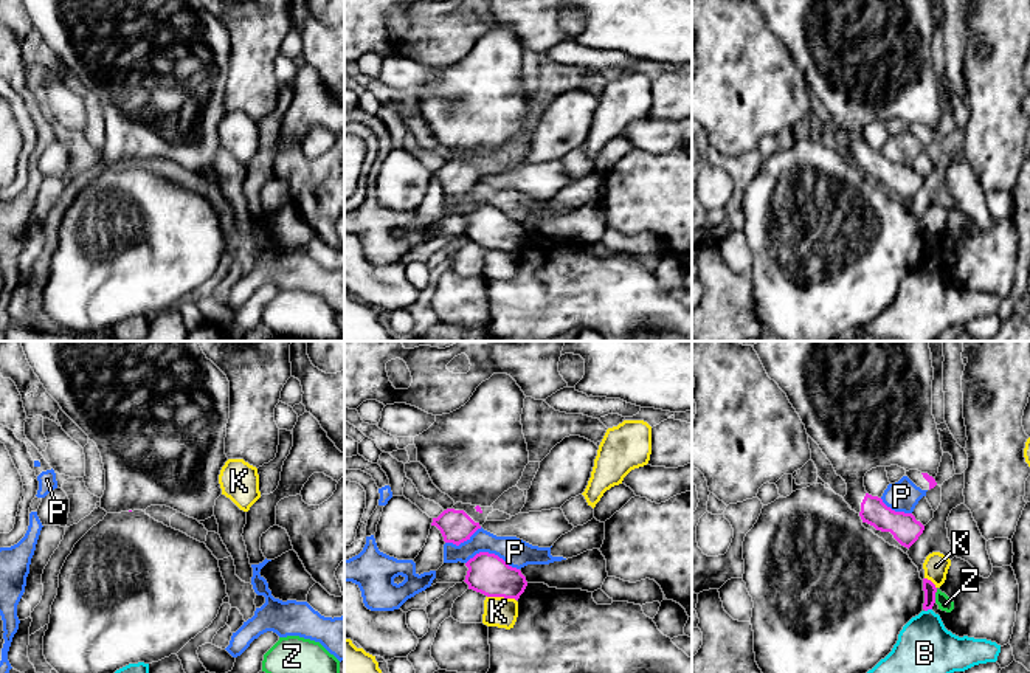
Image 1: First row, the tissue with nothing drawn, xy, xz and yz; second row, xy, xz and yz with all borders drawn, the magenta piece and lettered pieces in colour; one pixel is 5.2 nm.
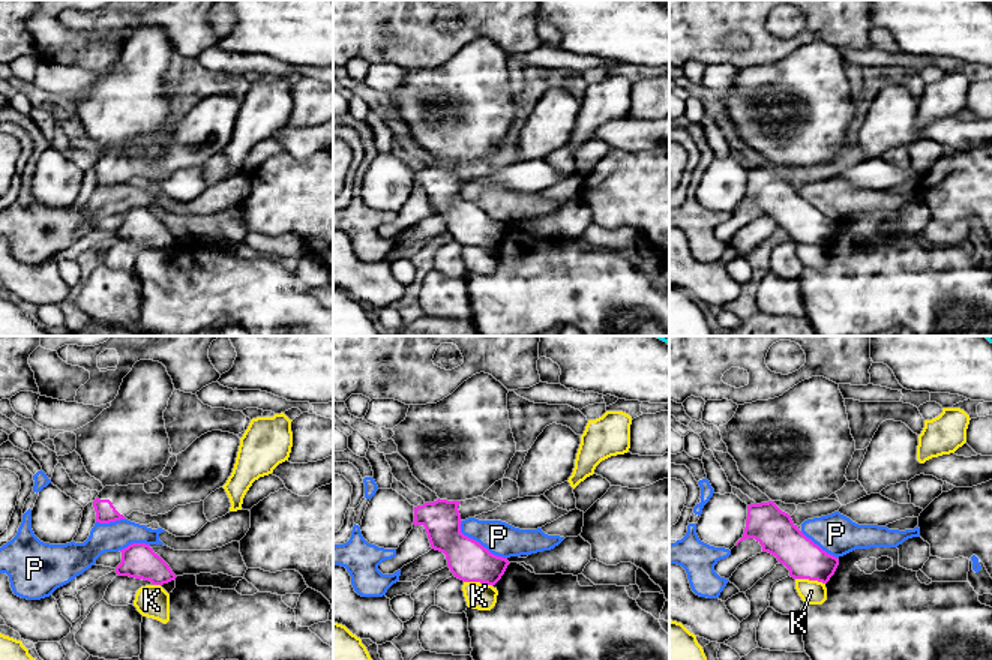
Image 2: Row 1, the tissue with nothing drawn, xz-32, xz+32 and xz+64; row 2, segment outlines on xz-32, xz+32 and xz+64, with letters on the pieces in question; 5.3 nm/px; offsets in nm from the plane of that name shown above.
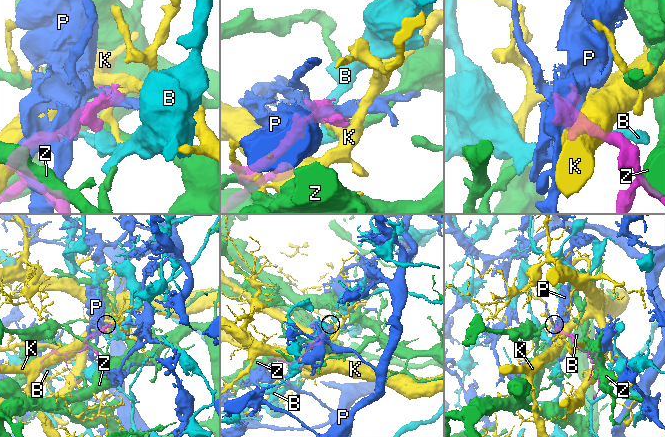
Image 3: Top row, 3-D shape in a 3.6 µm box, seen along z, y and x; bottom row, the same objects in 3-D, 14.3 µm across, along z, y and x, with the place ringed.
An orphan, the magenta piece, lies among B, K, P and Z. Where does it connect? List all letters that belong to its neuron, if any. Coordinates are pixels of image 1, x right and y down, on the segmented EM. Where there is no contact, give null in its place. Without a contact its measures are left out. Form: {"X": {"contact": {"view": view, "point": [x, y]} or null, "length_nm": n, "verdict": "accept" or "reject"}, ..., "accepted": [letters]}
{"B": {"contact": {"view": "yz", "point": [928, 608]}, "length_nm": 40, "verdict": "reject"}, "K": {"contact": {"view": "xz", "point": [501, 596]}, "length_nm": 150, "verdict": "reject"}, "P": {"contact": {"view": "xz", "point": [492, 554]}, "length_nm": 280, "verdict": "reject"}, "Z": {"contact": {"view": "yz", "point": [934, 596]}, "length_nm": 70, "verdict": "reject"}, "accepted": []}

